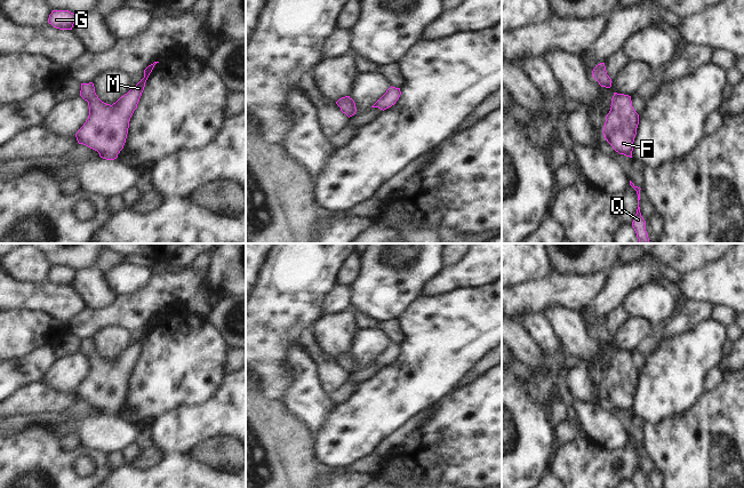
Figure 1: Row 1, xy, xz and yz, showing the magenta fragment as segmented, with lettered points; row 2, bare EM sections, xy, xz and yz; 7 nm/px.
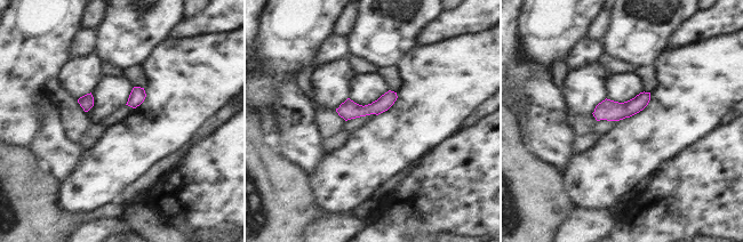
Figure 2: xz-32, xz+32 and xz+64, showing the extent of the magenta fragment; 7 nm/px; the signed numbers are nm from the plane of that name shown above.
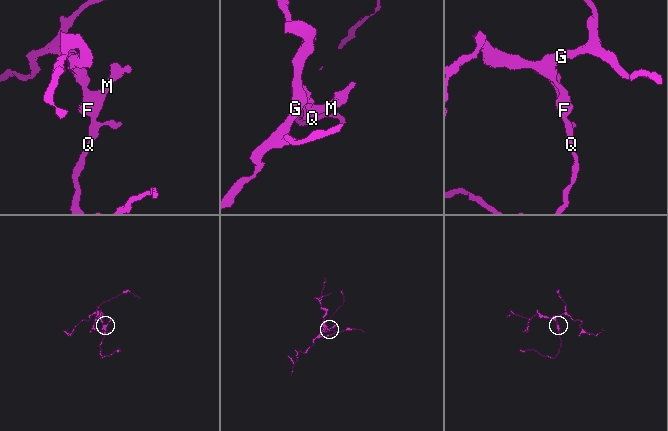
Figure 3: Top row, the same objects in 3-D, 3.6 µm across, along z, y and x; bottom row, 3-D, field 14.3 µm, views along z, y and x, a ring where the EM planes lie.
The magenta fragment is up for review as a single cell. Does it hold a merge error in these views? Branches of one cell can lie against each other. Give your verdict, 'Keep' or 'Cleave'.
Keep

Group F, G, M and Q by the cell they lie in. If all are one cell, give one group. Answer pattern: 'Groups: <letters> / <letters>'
Groups: F G M Q

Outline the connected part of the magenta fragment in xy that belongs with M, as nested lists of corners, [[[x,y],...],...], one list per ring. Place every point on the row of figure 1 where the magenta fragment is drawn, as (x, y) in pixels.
[[[154,62],[144,70],[144,78],[112,105],[102,102],[93,82],[81,83],[80,96],[88,102],[89,115],[75,134],[79,144],[99,153],[106,160],[114,160],[126,143],[129,121],[152,72]]]

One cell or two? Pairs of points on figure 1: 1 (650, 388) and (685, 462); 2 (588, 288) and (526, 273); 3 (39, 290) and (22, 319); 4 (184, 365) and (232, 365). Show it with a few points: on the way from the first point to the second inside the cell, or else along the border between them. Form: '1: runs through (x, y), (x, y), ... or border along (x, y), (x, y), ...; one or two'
1: border along (689, 408), (657, 424), (641, 424); two
2: border along (552, 271), (540, 279), (517, 284); two
3: border along (12, 310), (44, 311), (54, 316); two
4: border along (232, 346), (232, 353), (228, 358), (228, 373); two

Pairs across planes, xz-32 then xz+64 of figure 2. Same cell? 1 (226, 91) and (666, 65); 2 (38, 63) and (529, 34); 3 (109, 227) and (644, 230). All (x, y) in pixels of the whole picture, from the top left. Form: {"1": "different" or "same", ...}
{"1": "same", "2": "same", "3": "different"}

